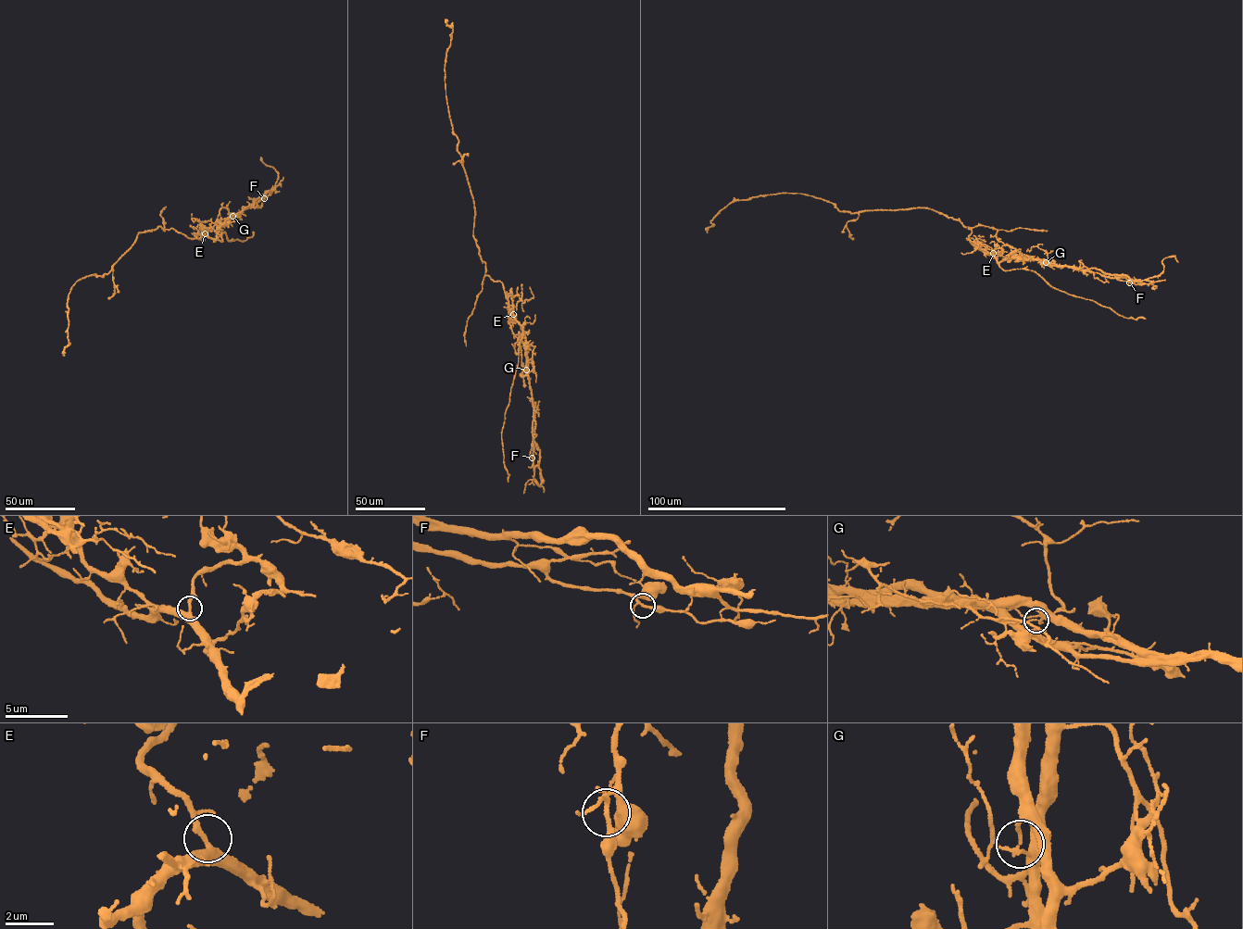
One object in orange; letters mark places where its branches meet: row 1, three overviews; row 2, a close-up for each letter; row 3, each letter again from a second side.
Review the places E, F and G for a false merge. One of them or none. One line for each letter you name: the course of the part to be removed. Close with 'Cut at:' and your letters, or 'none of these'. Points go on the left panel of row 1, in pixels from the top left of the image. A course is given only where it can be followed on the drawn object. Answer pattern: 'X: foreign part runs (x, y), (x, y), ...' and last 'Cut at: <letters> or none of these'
G: foreign part runs (232, 216), (251, 206), (254, 198), (275, 189), (278, 174), (273, 168), (264, 164), (261, 157), (262, 161)
Cut at: G

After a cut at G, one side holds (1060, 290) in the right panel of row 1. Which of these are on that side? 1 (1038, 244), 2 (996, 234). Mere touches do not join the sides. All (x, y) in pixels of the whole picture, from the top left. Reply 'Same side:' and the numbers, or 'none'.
Same side: none

